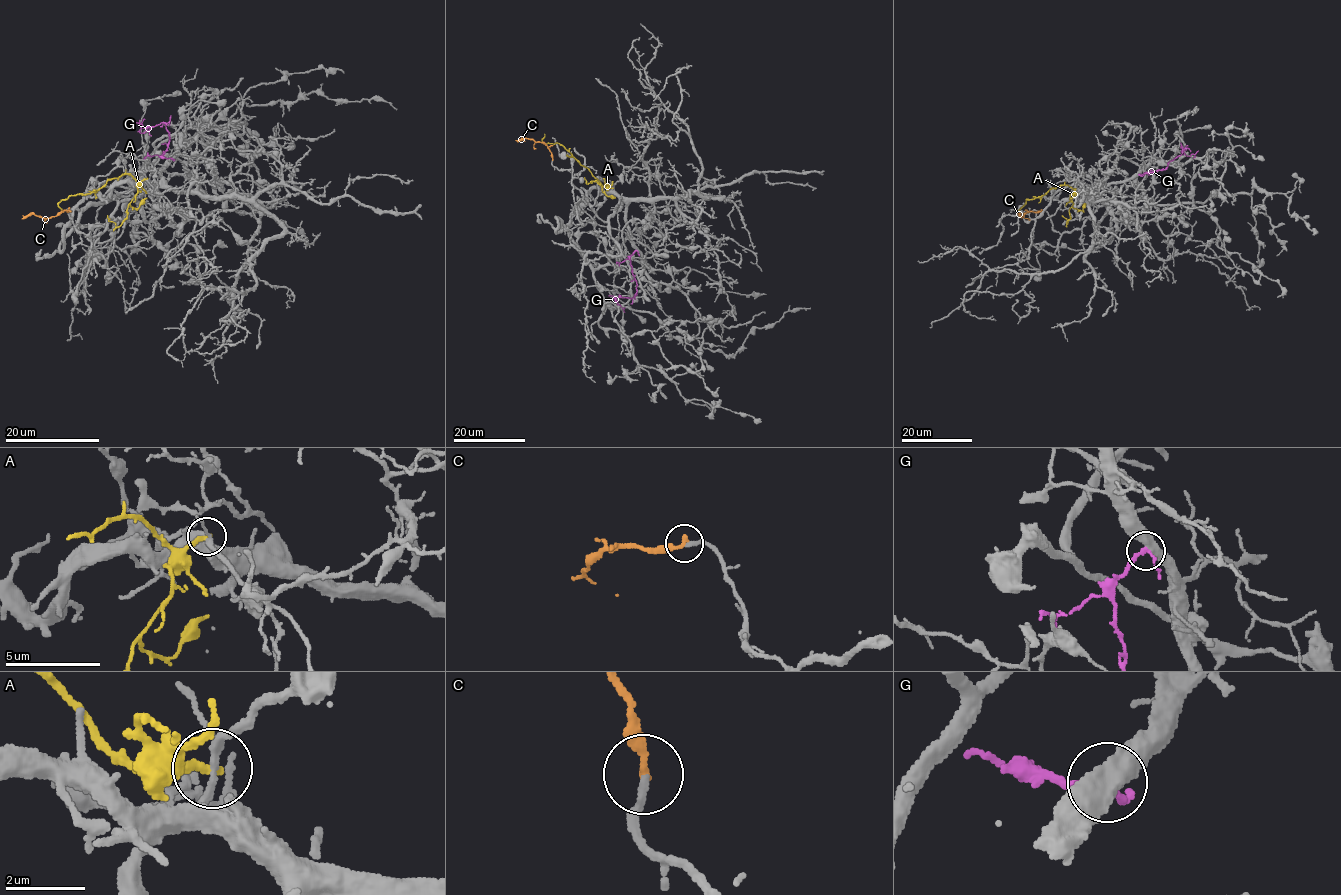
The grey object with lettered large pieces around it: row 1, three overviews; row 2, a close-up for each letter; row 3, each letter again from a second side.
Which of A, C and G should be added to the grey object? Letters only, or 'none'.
C

